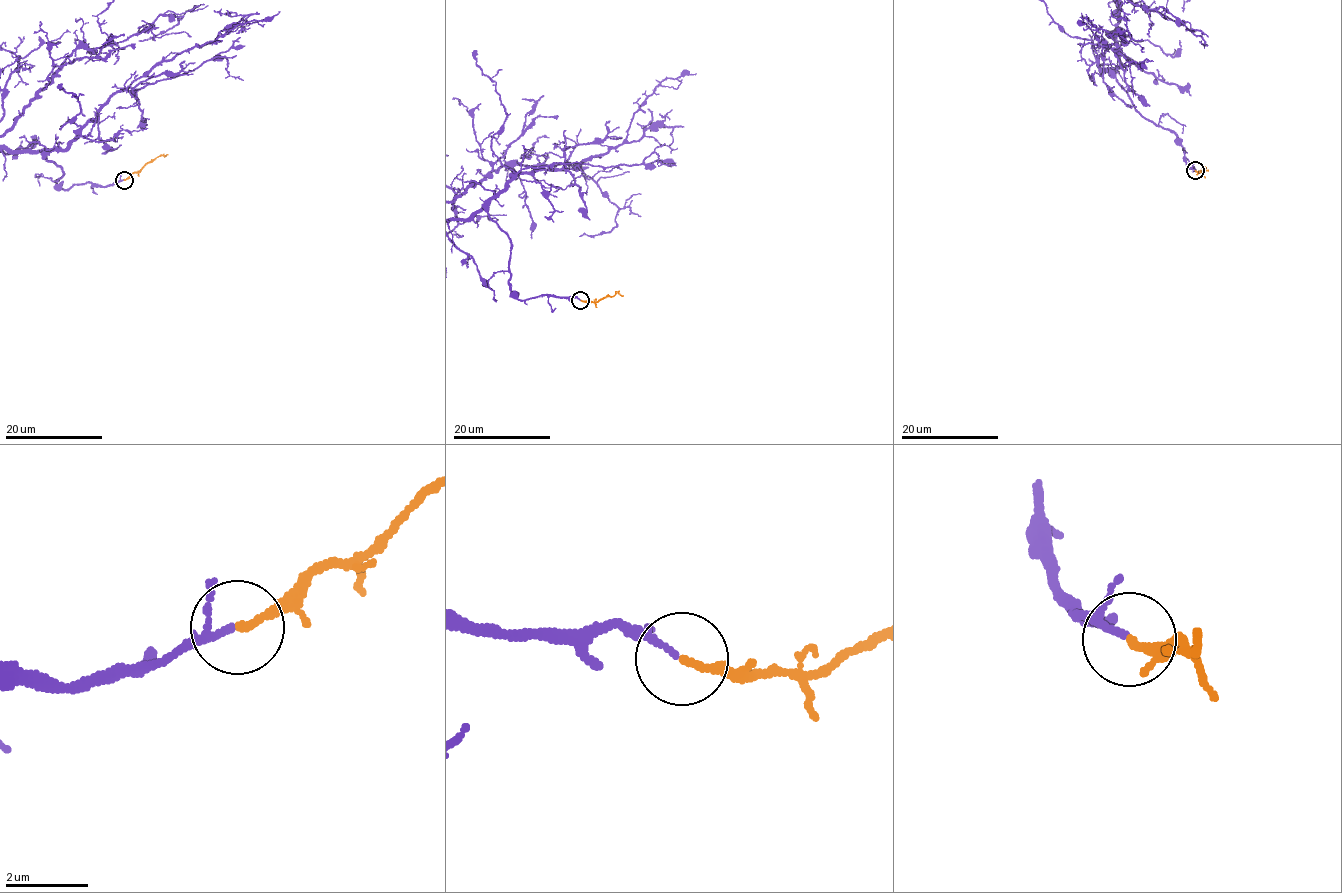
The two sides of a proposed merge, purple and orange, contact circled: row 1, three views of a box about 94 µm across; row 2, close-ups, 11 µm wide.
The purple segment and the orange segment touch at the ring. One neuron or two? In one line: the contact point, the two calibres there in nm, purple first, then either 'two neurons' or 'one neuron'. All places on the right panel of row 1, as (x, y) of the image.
at (1195, 170); 110 nm thick on the purple side, 170 nm on the other; one neuron

